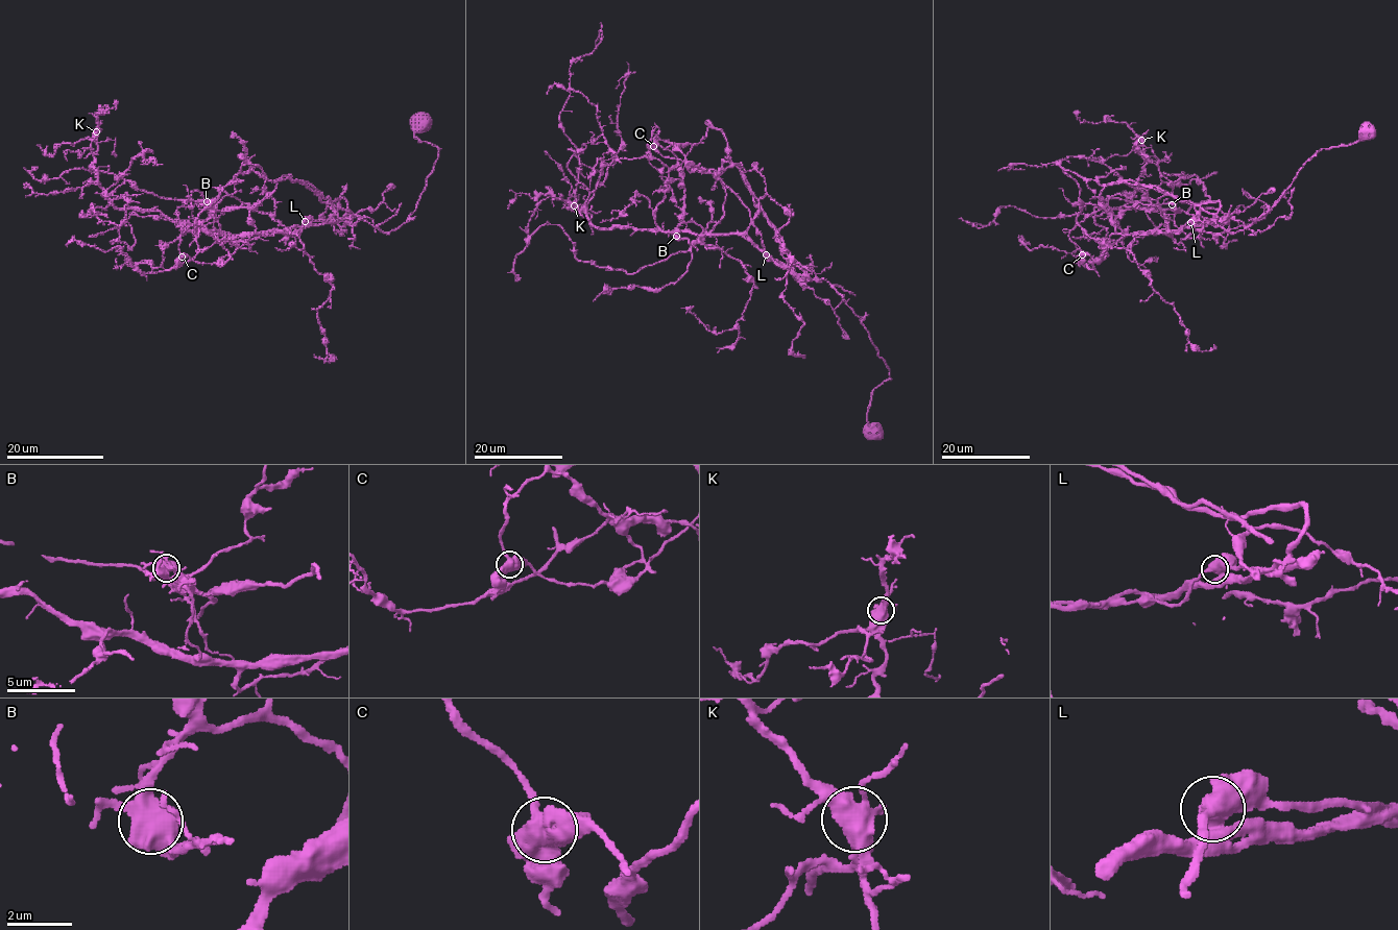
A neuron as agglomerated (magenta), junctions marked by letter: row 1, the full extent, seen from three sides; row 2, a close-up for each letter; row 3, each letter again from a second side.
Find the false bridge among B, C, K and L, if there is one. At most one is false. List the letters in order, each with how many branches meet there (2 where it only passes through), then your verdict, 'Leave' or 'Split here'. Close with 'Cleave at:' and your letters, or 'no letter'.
B: Branches: 3. Leave
C: Branches: 3. Split here
K: Branches: 3. Leave
L: Branches: 3. Leave
Cleave at: C

